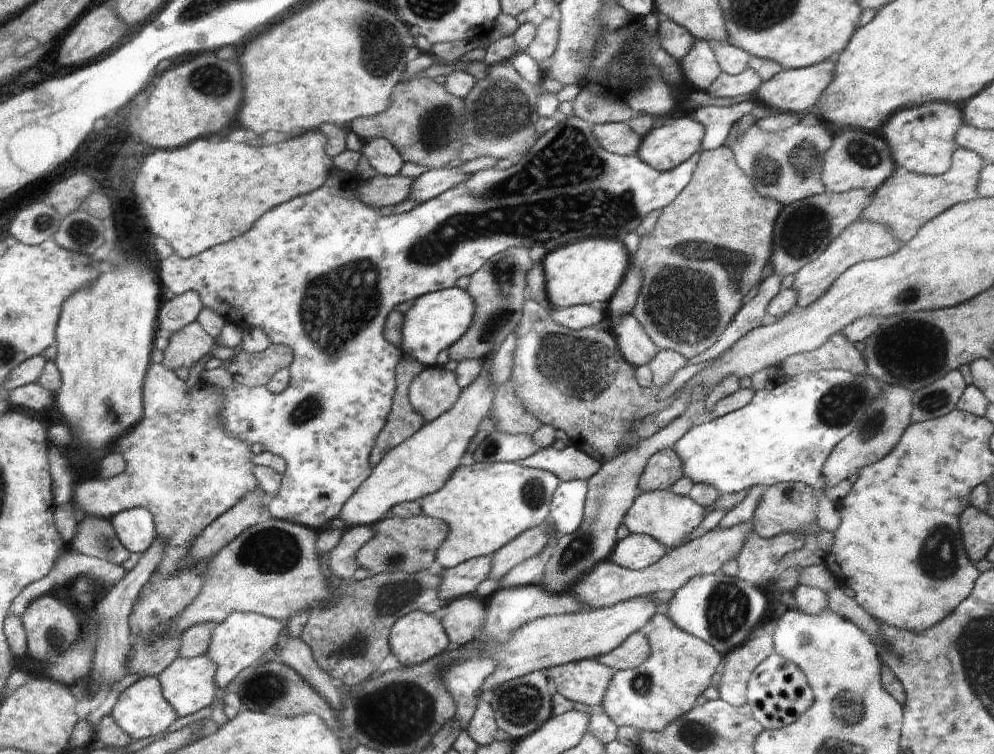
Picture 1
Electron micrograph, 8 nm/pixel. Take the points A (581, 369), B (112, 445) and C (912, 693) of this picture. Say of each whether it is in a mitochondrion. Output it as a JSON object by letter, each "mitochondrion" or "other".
{"A":"mitochondrion","B":"other","C":"other"}

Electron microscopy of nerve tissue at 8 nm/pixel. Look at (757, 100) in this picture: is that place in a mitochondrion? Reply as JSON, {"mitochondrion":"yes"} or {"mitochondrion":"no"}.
{"mitochondrion":"no"}

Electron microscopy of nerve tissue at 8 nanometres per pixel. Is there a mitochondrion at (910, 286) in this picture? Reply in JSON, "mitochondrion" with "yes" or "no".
{"mitochondrion":"yes"}

